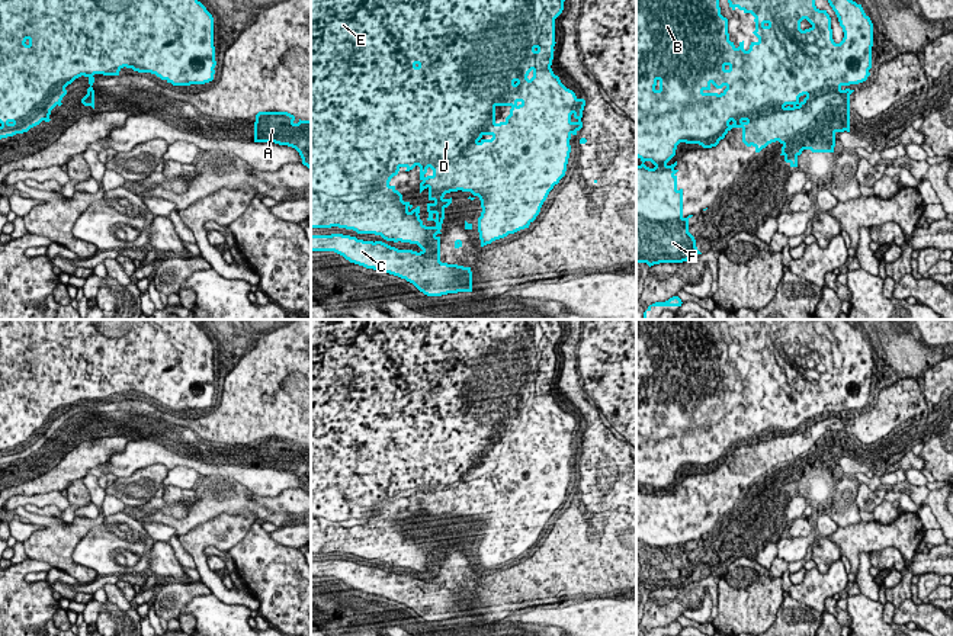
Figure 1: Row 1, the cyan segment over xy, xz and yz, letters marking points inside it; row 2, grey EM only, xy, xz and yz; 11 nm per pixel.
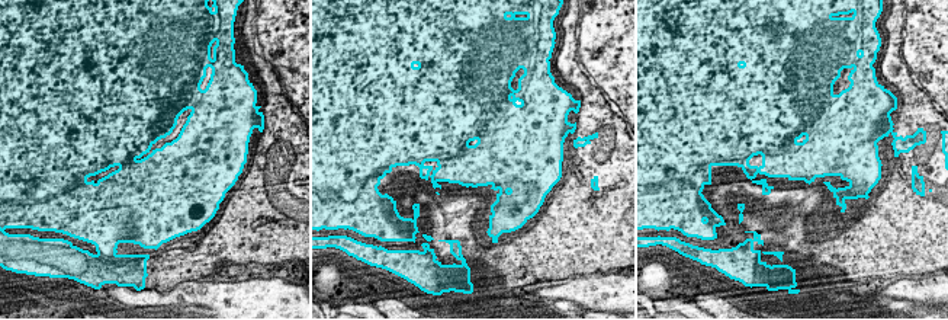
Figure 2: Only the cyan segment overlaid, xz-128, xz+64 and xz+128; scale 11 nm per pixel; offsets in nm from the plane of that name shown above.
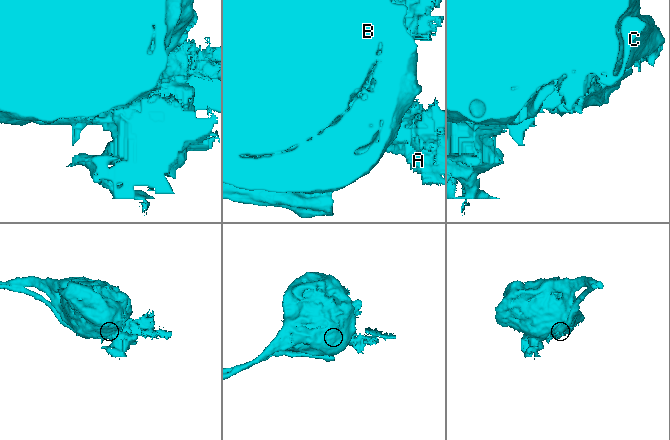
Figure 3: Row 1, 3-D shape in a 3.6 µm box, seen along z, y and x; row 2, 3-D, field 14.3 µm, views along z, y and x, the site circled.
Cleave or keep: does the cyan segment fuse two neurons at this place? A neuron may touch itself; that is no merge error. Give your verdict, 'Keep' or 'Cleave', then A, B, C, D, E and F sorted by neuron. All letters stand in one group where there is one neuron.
Cleave. Groups: A C F / B D E

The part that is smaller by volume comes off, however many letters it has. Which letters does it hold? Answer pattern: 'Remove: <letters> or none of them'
Remove: A, C, F

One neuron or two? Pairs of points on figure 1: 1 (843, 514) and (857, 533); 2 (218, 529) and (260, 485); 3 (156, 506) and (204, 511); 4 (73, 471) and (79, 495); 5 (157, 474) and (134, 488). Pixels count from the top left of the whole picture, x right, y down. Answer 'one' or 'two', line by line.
1: two
2: two
3: one
4: two
5: one

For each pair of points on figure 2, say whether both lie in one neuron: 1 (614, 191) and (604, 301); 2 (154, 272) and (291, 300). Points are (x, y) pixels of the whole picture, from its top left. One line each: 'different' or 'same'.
1: different
2: different

